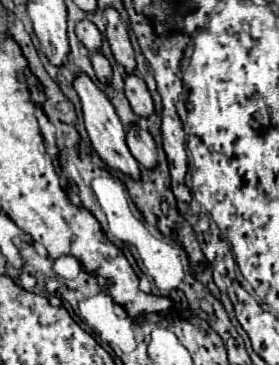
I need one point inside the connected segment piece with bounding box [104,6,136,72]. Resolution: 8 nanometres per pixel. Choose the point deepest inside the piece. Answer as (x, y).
(116, 32)

